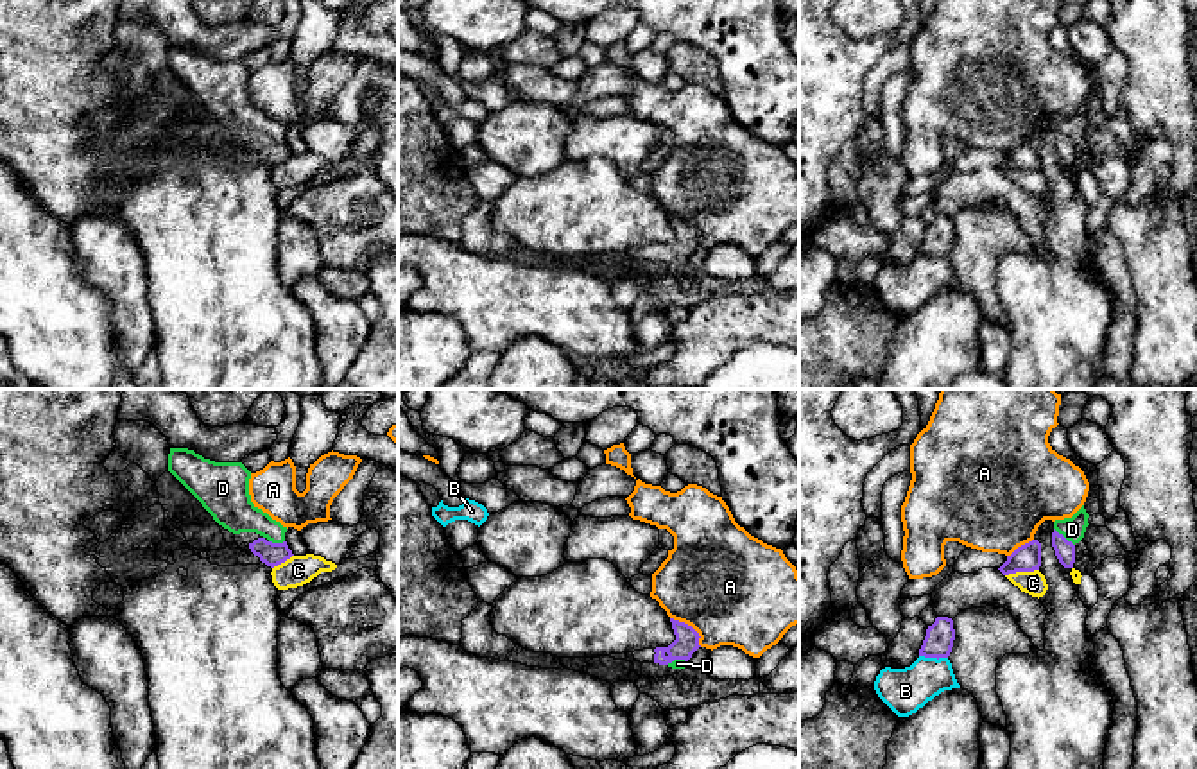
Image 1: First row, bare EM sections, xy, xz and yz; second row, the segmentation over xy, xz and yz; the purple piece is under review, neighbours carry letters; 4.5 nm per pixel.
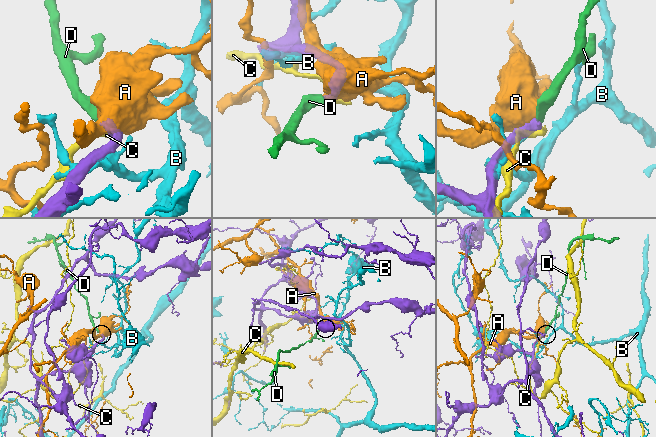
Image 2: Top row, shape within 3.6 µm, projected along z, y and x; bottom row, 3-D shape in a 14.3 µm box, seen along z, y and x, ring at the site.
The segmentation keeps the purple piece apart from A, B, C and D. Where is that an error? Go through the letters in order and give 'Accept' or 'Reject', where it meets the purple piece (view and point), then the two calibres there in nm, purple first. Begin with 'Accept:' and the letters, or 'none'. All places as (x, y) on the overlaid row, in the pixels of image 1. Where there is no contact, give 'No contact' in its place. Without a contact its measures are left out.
Accept: D
A: Reject. Touches purple at xz (690, 626). Thickness 110 nm (purple) against 500 nm
B: Reject. Touches purple at yz (934, 656). Thickness 130 nm (purple) against 200 nm
C: Reject. Touches purple at yz (1022, 570). Thickness 130 nm (purple) against 110 nm
D: Accept. Touches purple at yz (1063, 536). Thickness 90 nm (purple) against 100 nm

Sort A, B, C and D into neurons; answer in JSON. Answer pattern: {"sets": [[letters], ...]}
{"sets": [["A"], ["B"], ["C"], ["D"]]}

